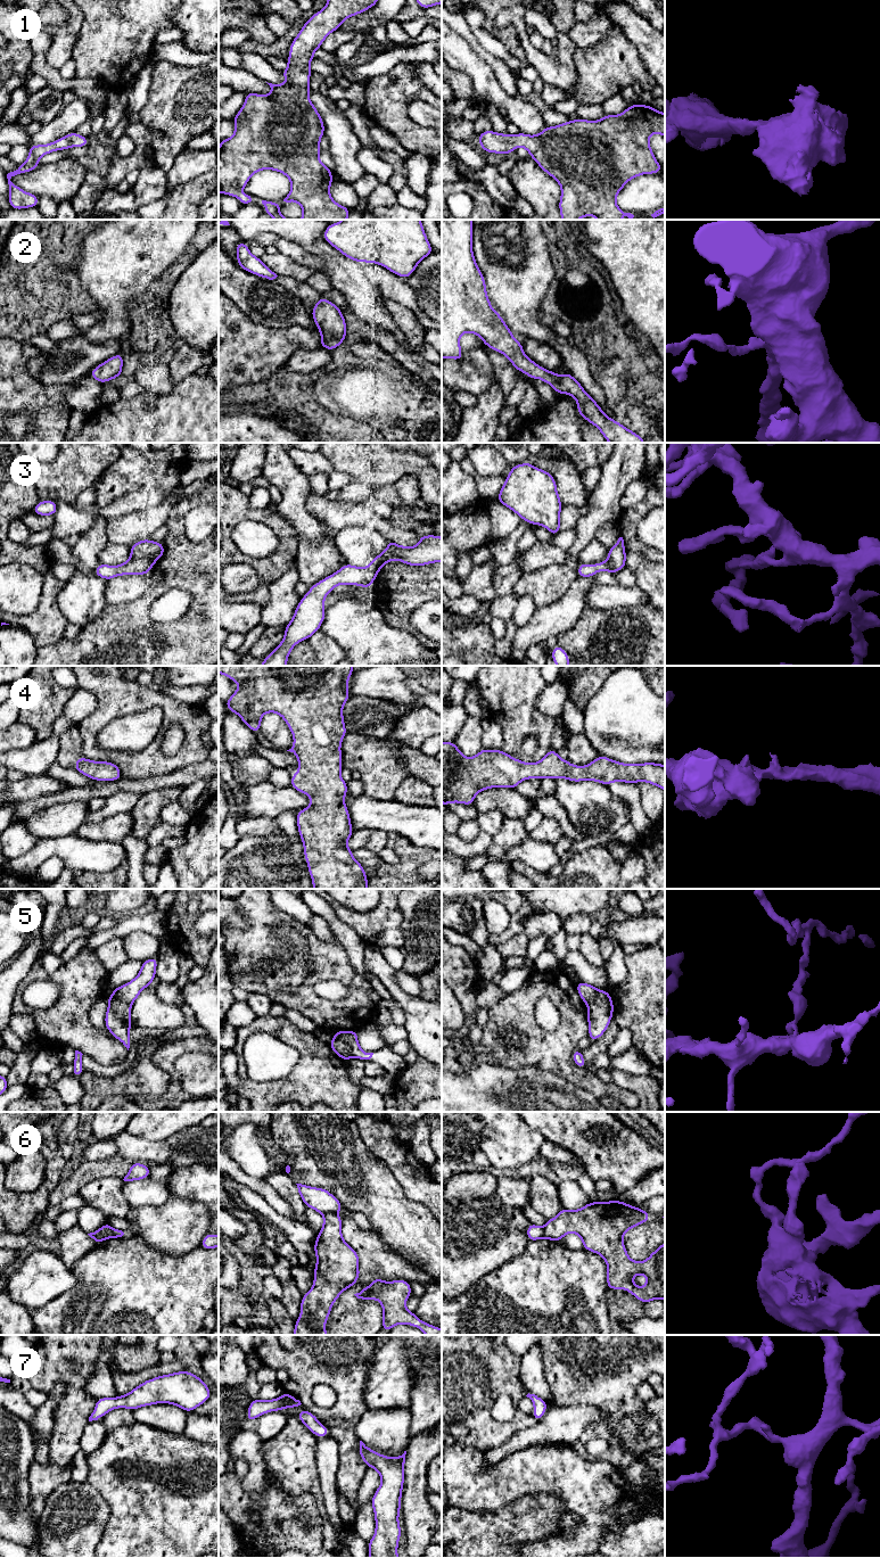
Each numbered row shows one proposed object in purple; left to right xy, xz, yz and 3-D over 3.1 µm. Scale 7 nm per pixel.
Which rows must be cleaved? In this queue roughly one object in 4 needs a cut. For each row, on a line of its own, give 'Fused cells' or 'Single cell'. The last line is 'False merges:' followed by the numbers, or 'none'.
1: Single cell
2: Single cell
3: Single cell
4: Single cell
5: Fused cells
6: Fused cells
7: Single cell
False merges: 5, 6

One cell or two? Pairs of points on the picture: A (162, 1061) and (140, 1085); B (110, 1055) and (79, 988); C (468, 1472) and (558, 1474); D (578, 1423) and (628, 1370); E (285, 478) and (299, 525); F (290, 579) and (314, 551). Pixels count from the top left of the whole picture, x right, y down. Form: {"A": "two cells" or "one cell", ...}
{"A": "two cells", "B": "one cell", "C": "one cell", "D": "two cells", "E": "one cell", "F": "two cells"}

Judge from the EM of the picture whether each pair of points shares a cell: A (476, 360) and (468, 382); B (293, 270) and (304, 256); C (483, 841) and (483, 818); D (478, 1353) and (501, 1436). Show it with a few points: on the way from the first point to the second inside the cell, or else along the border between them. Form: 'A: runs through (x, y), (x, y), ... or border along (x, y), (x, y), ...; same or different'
A: border along (469, 361), (480, 372), (492, 372); different
B: border along (279, 253), (307, 264), (315, 270); different
C: border along (480, 830), (492, 835); different
D: runs through (478, 1374), (478, 1414), (480, 1416); same

